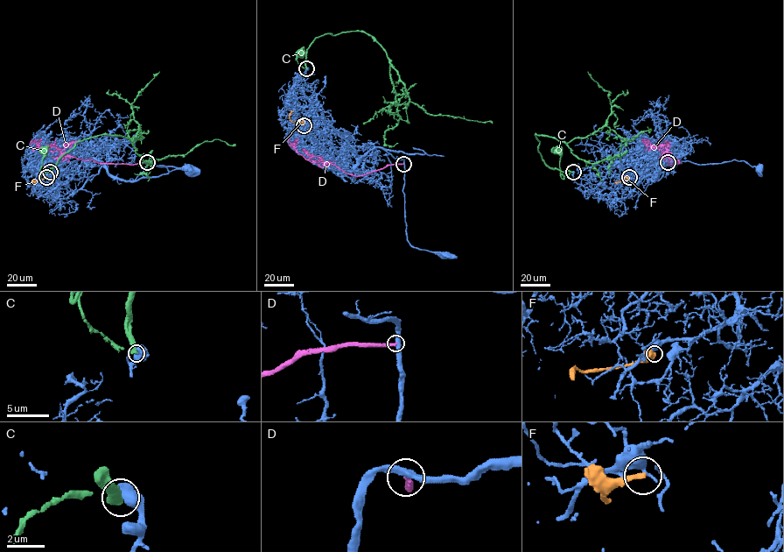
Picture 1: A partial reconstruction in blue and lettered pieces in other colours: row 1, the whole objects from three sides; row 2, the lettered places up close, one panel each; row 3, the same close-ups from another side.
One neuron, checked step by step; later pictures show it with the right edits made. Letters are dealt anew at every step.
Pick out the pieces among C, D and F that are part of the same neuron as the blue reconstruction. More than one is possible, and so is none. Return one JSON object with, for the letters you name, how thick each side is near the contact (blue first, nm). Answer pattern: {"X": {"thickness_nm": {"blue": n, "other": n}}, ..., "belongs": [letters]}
{"belongs": []}

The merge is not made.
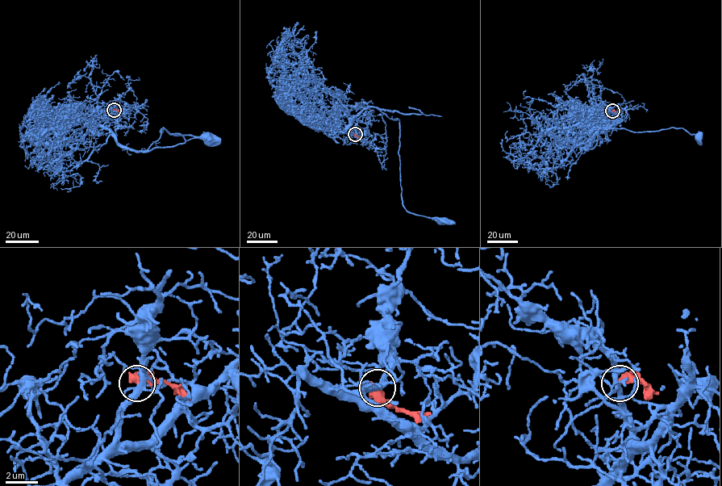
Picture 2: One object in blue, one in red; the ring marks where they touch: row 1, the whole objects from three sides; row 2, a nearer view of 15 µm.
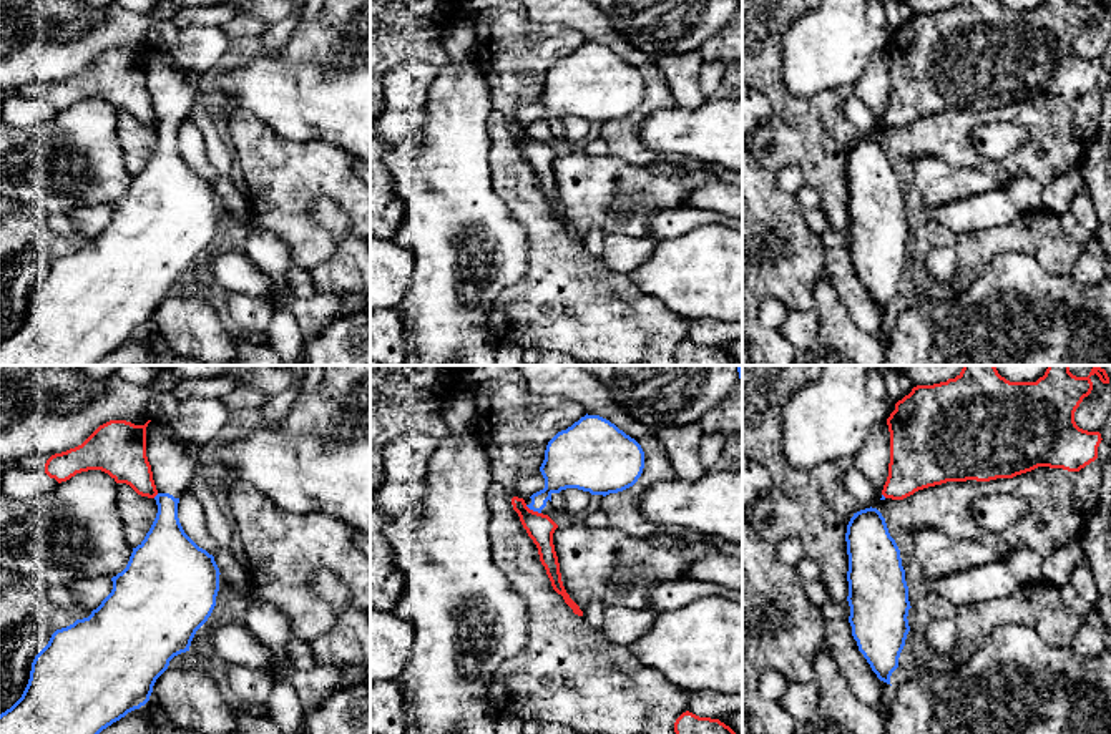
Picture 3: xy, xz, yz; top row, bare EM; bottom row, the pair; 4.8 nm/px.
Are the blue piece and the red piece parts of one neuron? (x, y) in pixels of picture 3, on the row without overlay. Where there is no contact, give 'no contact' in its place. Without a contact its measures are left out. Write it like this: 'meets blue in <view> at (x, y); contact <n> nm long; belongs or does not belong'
meets blue in xz at (533, 138); contact 90 nm long; does not belong

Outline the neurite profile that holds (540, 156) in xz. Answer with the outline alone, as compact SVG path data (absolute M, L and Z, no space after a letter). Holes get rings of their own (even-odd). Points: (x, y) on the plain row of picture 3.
M513 125L511 133L518 141L528 164L538 176L540 189L546 198L553 218L563 224L565 231L573 237L575 242L583 244L583 239L570 226L561 209L560 191L553 173L553 161L558 153L548 143L530 138L523 126Z

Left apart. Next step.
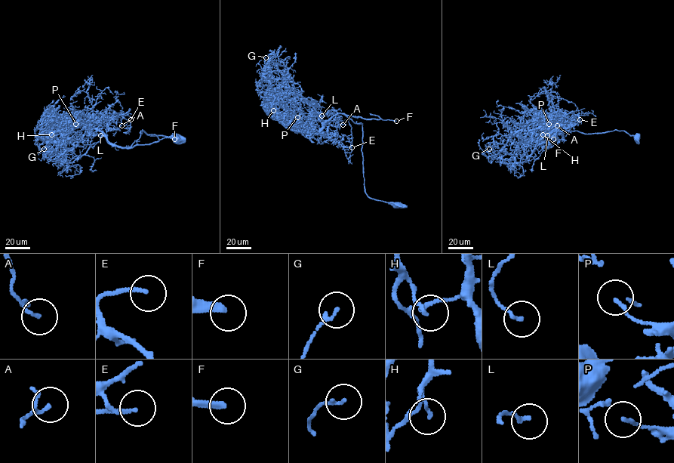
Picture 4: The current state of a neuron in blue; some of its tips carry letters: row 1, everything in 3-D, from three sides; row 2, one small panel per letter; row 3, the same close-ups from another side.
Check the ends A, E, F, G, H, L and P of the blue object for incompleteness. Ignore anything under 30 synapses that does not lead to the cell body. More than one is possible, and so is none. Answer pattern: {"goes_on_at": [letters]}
{"goes_on_at": ["E", "F"]}

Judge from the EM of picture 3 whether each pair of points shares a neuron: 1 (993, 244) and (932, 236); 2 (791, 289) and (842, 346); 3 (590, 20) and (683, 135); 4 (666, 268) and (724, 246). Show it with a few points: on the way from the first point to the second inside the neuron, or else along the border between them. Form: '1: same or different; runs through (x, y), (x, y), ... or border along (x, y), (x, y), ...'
1: same; runs through (978, 244), (964, 244), (947, 238)
2: different; border along (824, 273), (814, 286), (812, 309)
3: different; border along (678, 105), (651, 112), (640, 123), (638, 140)
4: same; runs through (681, 268), (703, 268), (709, 261)

